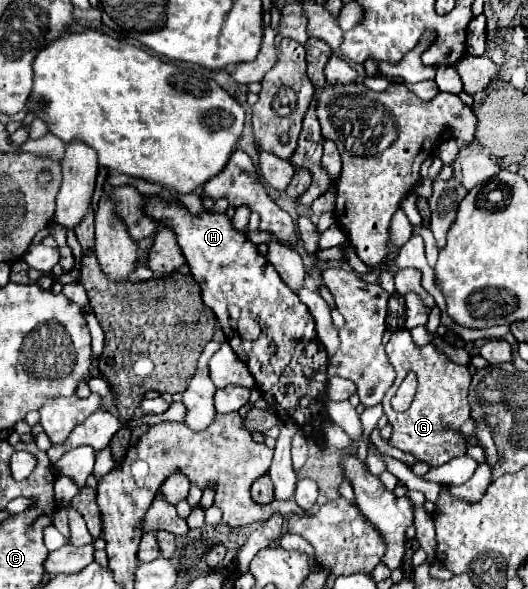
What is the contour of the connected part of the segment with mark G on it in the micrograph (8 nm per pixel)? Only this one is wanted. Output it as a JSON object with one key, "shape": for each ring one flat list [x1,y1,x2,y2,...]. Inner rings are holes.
{"shape":[[400,330,392,334,390,342,386,344,386,354,398,374,382,400,384,414,394,426,390,444,404,452,414,454,418,460,430,466,442,466,456,456,464,456,466,440,460,436,460,426,470,418,470,406,468,406,468,386,472,378,470,368,450,362,432,344,418,348,412,342,412,336,408,330],[408,372,416,372,418,376,416,398,406,412,394,412,390,406,390,398,396,394,400,382,406,378]]}

